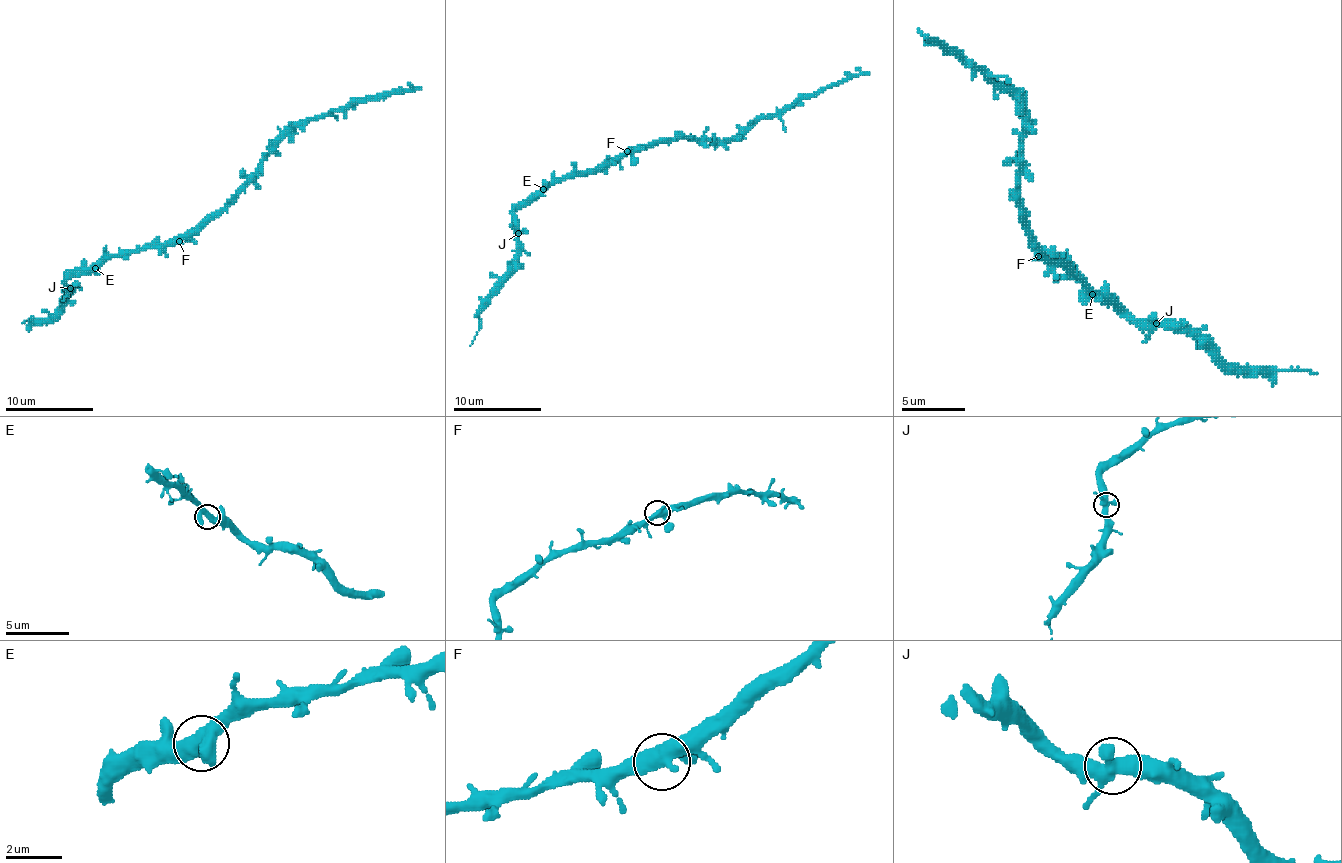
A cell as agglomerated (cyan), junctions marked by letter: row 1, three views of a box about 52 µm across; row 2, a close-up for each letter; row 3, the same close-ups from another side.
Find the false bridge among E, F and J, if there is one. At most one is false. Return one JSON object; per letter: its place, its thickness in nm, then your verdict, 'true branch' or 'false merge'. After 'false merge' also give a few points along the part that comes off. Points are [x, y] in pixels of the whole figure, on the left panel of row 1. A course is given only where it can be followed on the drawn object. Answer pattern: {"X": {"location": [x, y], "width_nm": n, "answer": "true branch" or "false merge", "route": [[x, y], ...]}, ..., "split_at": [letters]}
{"E": {"location": [95, 268], "width_nm": 440, "answer": "true branch"}, "F": {"location": [179, 241], "width_nm": 440, "answer": "true branch"}, "J": {"location": [70, 288], "width_nm": 440, "answer": "true branch"}, "split_at": []}

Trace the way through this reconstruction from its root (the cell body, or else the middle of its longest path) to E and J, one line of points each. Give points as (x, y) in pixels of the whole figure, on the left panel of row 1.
E: (187, 235), (179, 235), (145, 250), (106, 257), (95, 268)
J: (187, 235), (137, 252), (106, 254), (90, 268), (79, 268), (66, 281), (71, 287)

